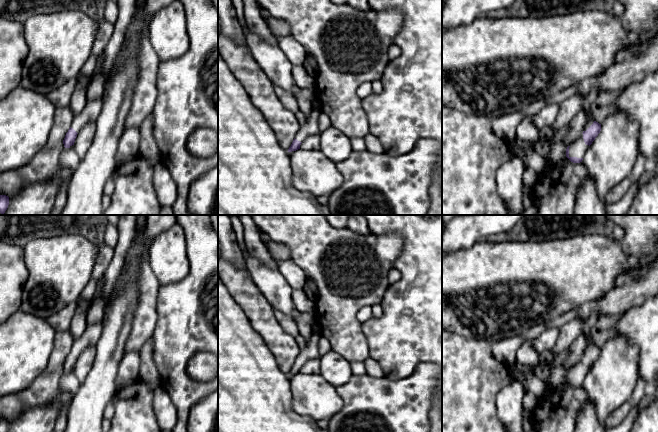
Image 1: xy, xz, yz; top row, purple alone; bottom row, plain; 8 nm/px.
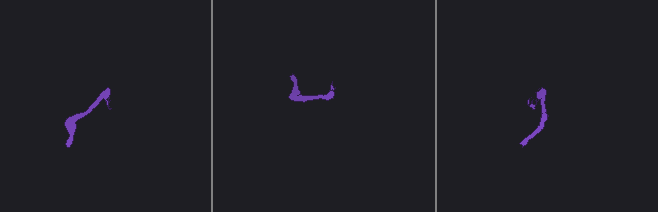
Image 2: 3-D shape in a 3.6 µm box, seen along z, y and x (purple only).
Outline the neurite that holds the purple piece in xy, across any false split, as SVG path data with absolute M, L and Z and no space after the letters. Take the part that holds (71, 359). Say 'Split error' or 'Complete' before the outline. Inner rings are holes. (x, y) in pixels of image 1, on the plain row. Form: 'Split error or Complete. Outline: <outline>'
Split error. Outline: M100 322L87 325L85 332L74 340L71 351L65 359L63 368L65 372L73 372L75 363L80 354L90 346L96 346L101 334L103 325Z

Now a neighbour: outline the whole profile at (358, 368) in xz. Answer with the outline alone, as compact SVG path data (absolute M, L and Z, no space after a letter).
M362 362L351 363L351 369L352 369L353 375L355 376L361 376L366 374L365 365Z

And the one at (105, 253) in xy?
M105 242L98 245L98 256L92 271L92 278L97 282L102 278L106 269L110 265L113 254L114 248L111 248Z

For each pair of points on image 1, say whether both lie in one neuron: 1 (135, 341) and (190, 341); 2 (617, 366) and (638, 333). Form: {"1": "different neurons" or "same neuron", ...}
{"1": "different neurons", "2": "different neurons"}

